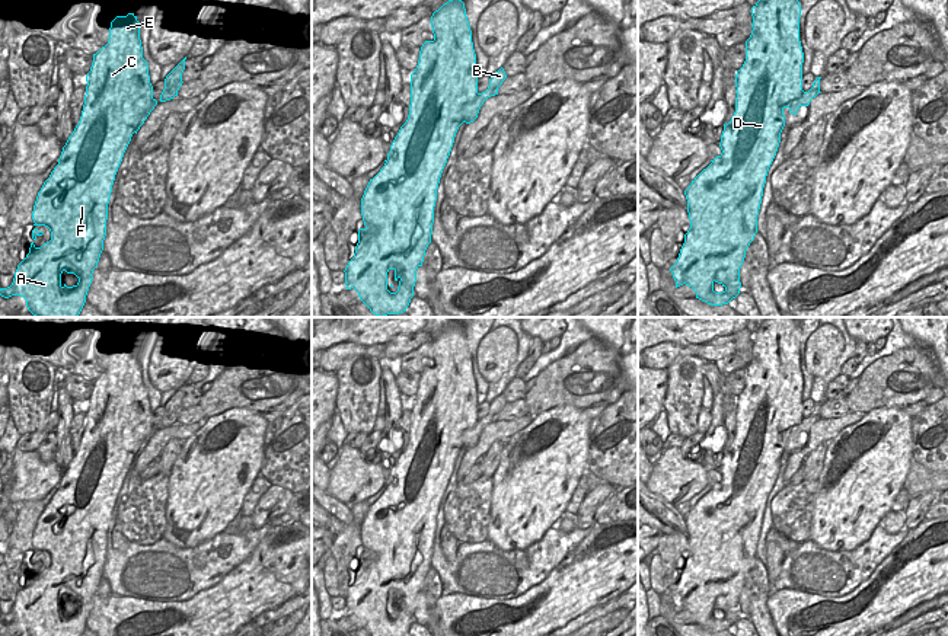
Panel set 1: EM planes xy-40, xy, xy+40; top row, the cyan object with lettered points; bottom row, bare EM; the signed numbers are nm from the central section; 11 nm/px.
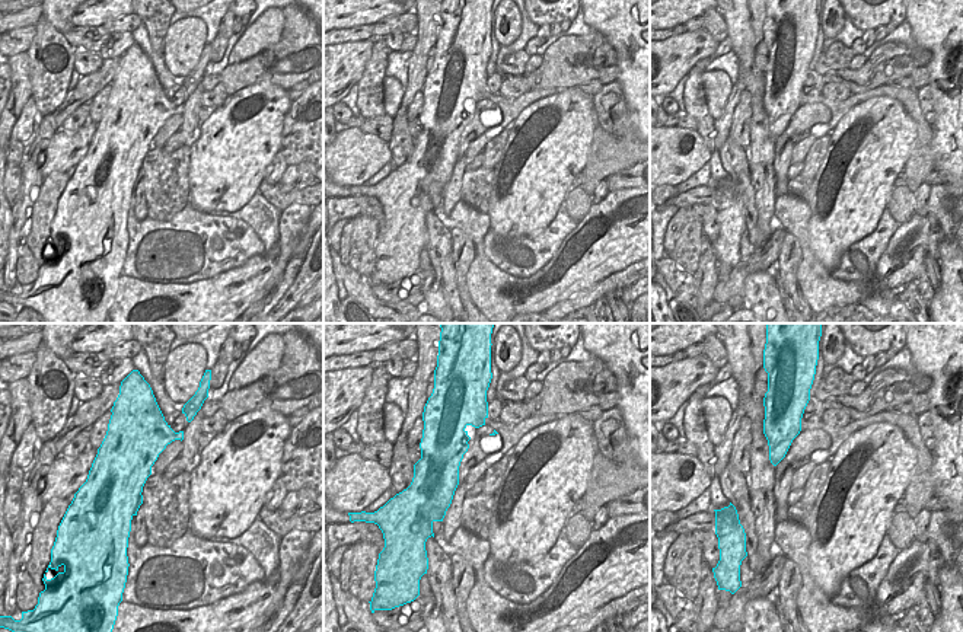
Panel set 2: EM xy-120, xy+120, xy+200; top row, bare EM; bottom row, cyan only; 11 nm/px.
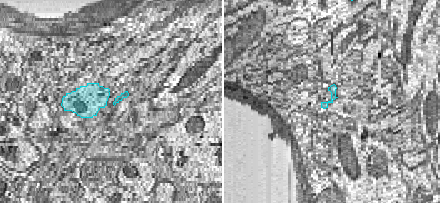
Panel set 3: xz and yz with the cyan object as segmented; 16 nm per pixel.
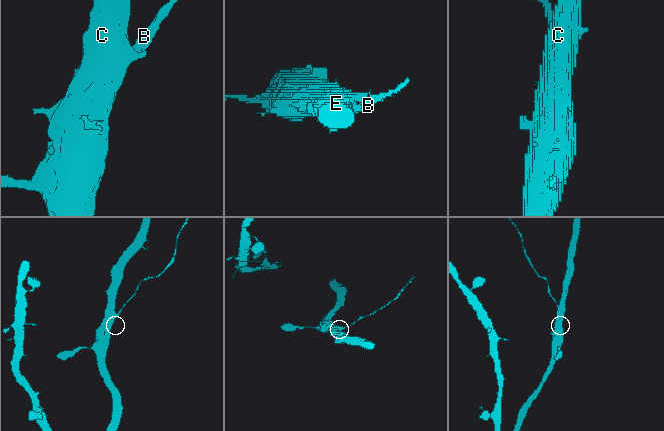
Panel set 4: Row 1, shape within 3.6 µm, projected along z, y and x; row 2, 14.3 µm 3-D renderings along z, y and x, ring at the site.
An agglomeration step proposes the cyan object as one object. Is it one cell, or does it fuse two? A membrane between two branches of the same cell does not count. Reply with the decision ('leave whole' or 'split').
split

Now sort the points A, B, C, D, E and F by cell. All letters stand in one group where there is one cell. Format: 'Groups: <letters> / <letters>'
Groups: A C D E F / B.

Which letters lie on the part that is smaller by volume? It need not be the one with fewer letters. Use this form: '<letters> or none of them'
B

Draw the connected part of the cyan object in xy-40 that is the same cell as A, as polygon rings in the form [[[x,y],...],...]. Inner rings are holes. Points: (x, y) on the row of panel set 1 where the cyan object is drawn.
[[[134,13],[116,16],[111,22],[108,44],[93,54],[93,63],[86,76],[86,82],[87,86],[80,121],[63,147],[58,164],[54,167],[50,178],[44,182],[41,191],[38,192],[32,211],[32,220],[35,223],[35,228],[32,230],[33,242],[38,236],[44,234],[36,228],[38,226],[50,228],[51,240],[44,243],[41,247],[36,247],[32,242],[29,253],[17,265],[12,285],[0,288],[0,295],[4,298],[12,295],[23,297],[26,300],[28,310],[35,317],[79,317],[93,279],[93,269],[98,266],[103,250],[108,204],[115,175],[133,134],[137,134],[140,127],[157,105],[157,100],[153,98],[149,65],[143,58],[140,22]],[[64,271],[67,274],[74,274],[79,278],[79,282],[73,287],[67,287],[66,284],[63,285],[61,274]]]

